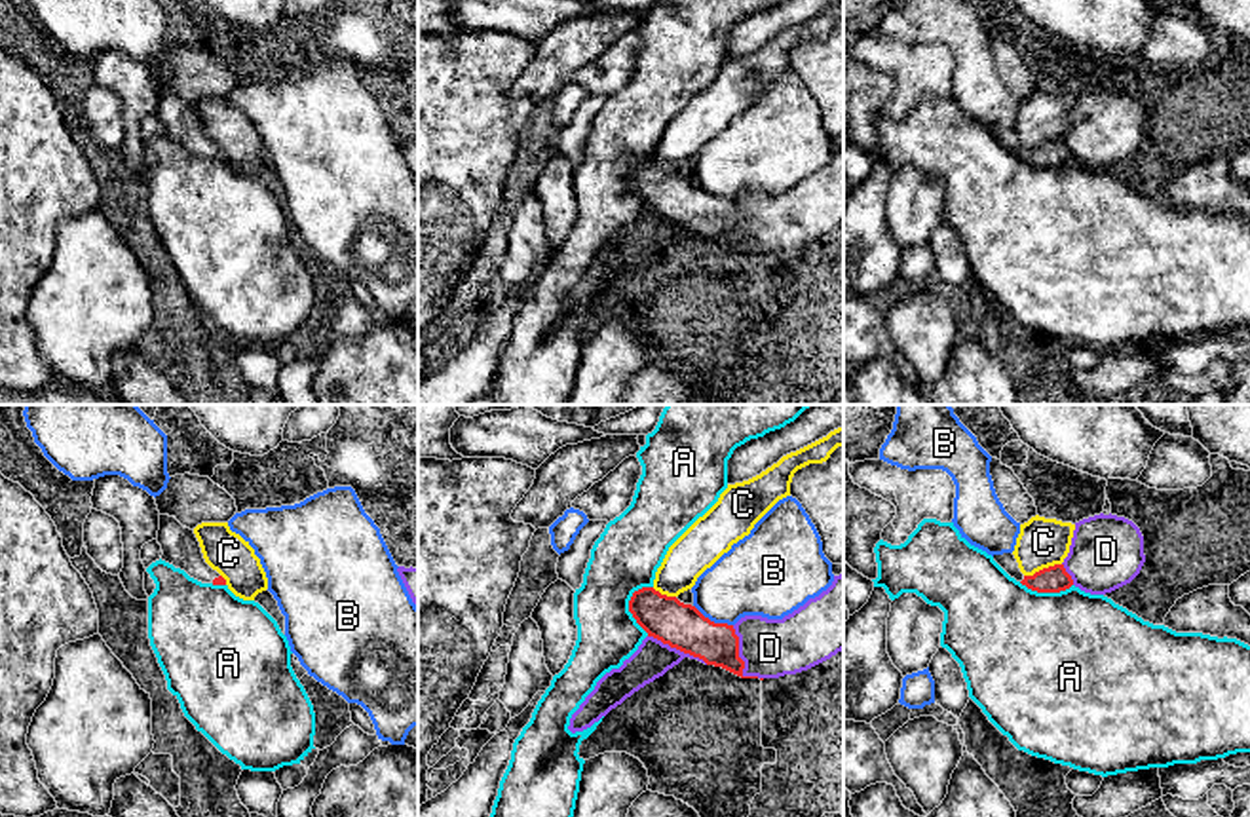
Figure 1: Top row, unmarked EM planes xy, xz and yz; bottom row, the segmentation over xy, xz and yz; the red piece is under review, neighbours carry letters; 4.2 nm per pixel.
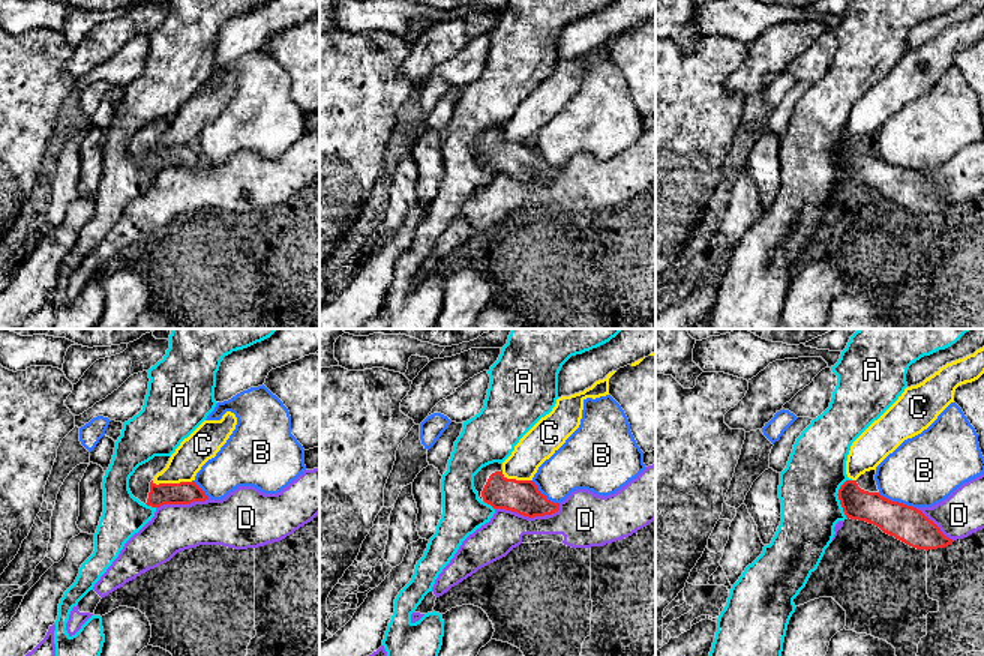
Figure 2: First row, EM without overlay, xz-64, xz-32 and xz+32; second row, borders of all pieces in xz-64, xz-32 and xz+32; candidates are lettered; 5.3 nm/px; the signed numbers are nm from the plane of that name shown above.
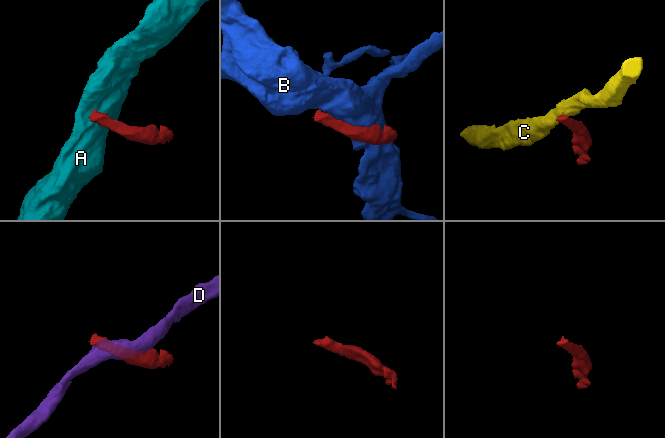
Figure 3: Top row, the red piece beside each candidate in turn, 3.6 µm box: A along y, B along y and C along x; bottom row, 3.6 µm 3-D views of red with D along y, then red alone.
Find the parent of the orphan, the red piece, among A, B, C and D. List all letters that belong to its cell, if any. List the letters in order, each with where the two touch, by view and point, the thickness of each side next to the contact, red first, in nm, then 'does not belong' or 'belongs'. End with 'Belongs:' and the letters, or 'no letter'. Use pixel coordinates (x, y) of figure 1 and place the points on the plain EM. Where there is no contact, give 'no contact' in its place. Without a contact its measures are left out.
A: meets red in xz at (629, 185); 190 nm thick on the red side, 280 nm on the other; does not belong
B: meets red in xz at (713, 196); 190 nm thick on the red side, 320 nm on the other; does not belong
C: meets red in yz at (1043, 143); 110 nm thick on the red side, 200 nm on the other; does not belong
D: meets red in xz at (741, 234); 180 nm thick on the red side, 260 nm on the other; does not belong
Belongs: no letter

